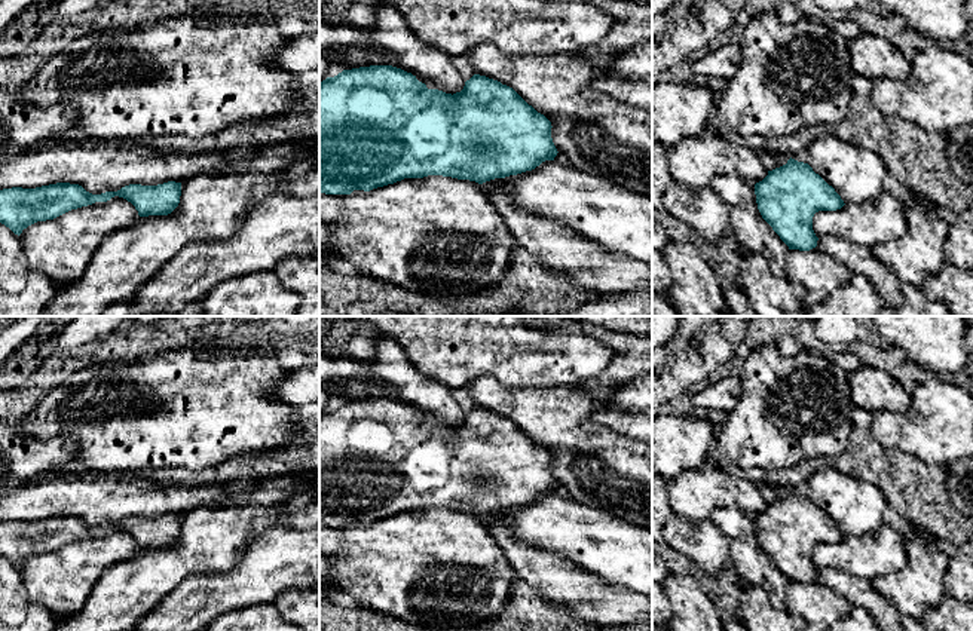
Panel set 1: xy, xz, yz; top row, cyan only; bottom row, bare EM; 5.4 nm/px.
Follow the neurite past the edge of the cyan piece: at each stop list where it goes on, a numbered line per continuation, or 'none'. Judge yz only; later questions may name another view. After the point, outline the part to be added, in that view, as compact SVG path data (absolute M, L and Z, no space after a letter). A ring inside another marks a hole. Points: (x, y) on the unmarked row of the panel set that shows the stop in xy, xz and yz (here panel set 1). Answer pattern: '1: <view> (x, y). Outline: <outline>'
none

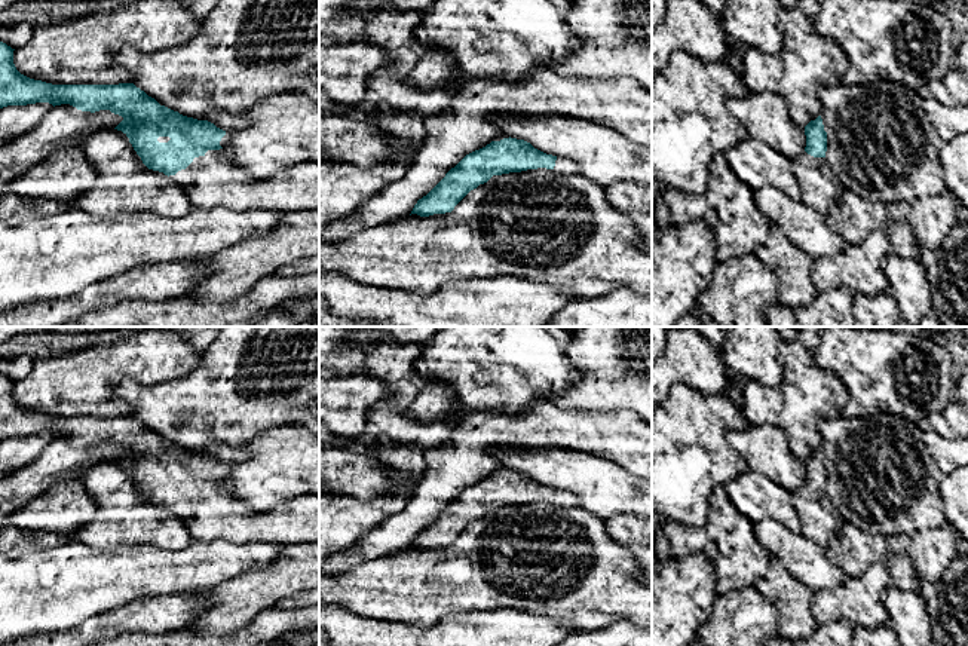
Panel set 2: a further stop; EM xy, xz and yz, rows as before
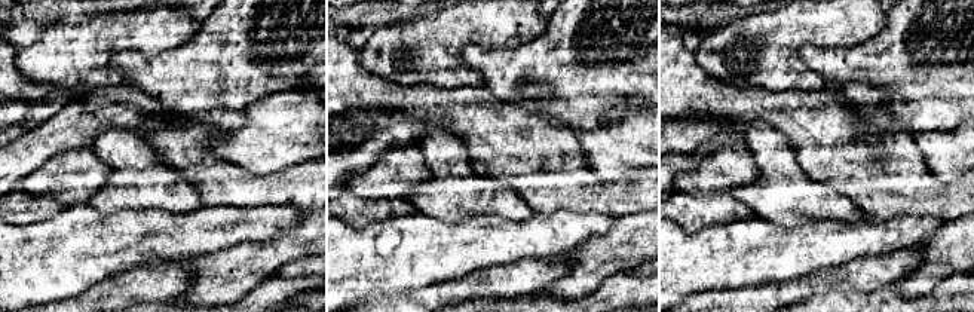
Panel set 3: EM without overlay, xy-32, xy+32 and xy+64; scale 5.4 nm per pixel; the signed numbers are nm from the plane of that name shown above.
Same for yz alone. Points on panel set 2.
1: yz (821, 523). Outline: M803 484L791 493L791 503L800 517L802 535L825 551L845 523L825 490Z

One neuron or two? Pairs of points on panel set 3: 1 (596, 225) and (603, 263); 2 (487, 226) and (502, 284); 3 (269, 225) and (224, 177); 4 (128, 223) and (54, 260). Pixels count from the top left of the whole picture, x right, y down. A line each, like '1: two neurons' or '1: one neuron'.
1: two neurons
2: two neurons
3: two neurons
4: one neuron

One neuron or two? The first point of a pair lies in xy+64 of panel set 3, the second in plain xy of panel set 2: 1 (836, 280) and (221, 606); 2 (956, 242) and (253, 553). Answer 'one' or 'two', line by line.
1: two
2: two

